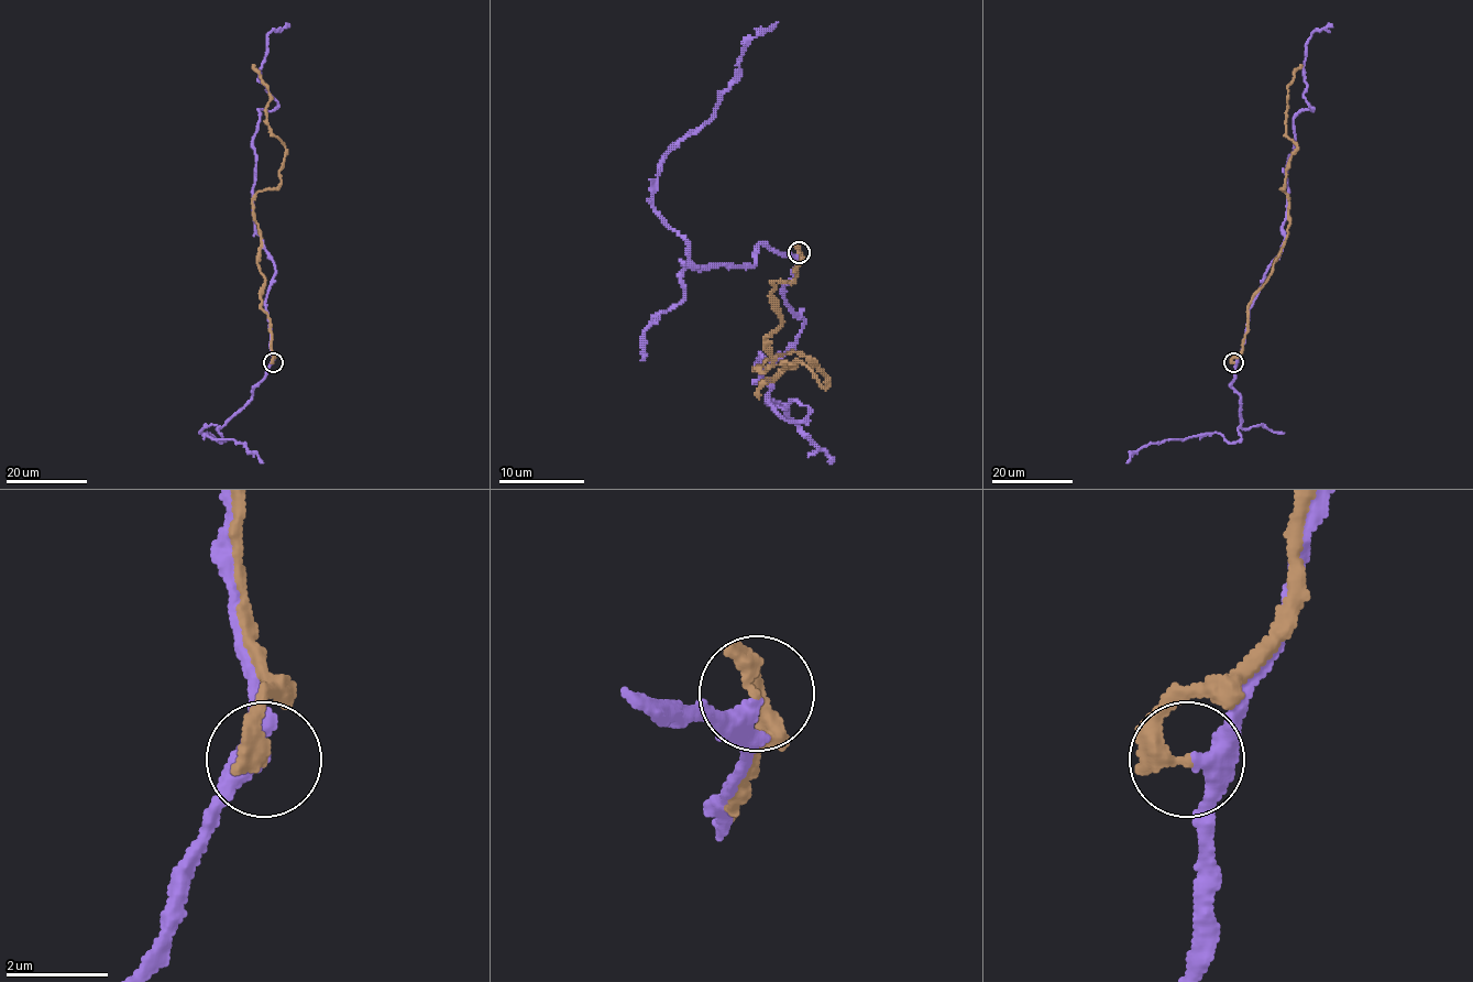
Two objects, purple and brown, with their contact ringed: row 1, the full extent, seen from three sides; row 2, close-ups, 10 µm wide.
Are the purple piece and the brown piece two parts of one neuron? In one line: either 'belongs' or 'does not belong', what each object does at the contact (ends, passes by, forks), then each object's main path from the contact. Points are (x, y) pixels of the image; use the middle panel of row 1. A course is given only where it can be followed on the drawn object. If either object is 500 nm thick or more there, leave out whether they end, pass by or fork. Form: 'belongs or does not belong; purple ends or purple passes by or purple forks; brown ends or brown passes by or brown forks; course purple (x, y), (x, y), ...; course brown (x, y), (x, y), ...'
does not belong; purple passes by; brown ends; course purple (800, 252), (782, 293), (802, 333), (761, 356), (757, 382), (787, 421), (806, 405), (769, 401), (832, 464); course brown (800, 252), (793, 281), (773, 283), (773, 362), (755, 369), (800, 351), (825, 386), (787, 362), (757, 396)

